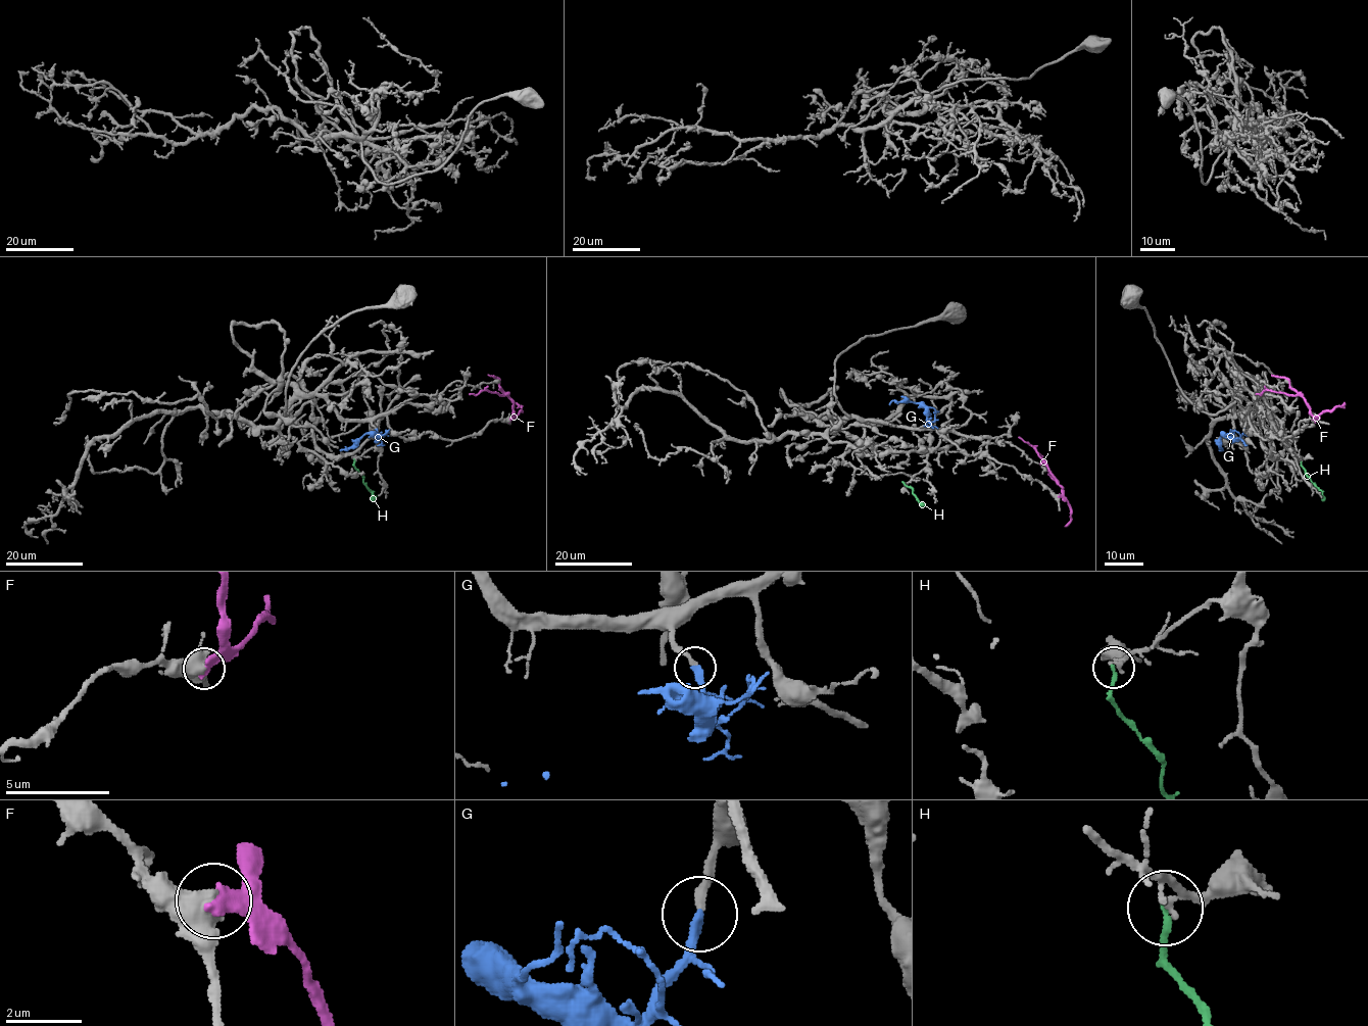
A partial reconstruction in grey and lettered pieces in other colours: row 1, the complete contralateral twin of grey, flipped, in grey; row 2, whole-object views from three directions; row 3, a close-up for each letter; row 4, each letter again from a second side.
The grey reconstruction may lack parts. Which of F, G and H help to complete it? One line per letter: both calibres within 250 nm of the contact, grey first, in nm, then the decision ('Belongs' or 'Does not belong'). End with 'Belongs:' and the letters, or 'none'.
F: Thickness 500 nm (grey) against 400 nm. Does not belong
G: Thickness 240 nm (grey) against 280 nm. Belongs
H: Thickness 190 nm (grey) against 170 nm. Does not belong
Belongs: G

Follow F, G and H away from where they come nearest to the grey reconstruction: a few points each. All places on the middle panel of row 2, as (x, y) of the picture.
F: (1059, 496), (1062, 490), (1045, 462), (1019, 437)
G: (925, 426), (926, 409), (918, 403), (893, 400), (889, 404)
H: (904, 482), (922, 504)

